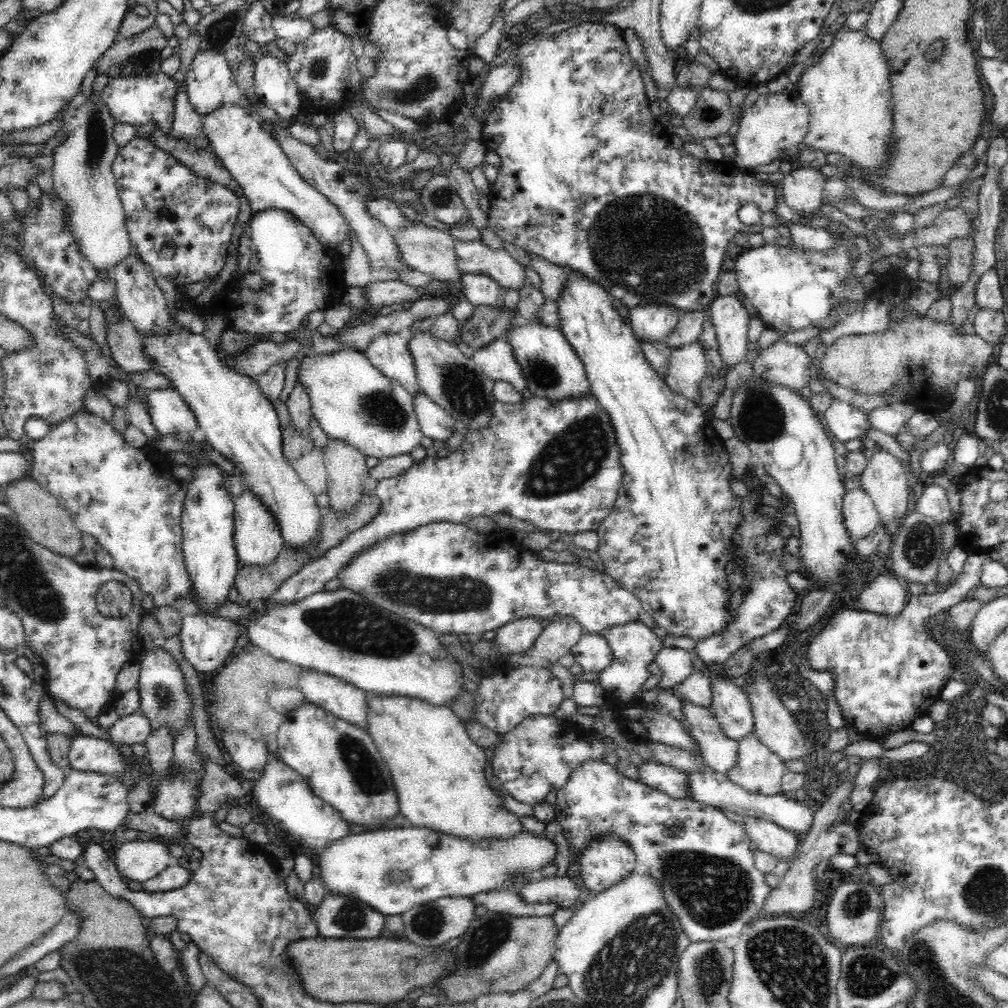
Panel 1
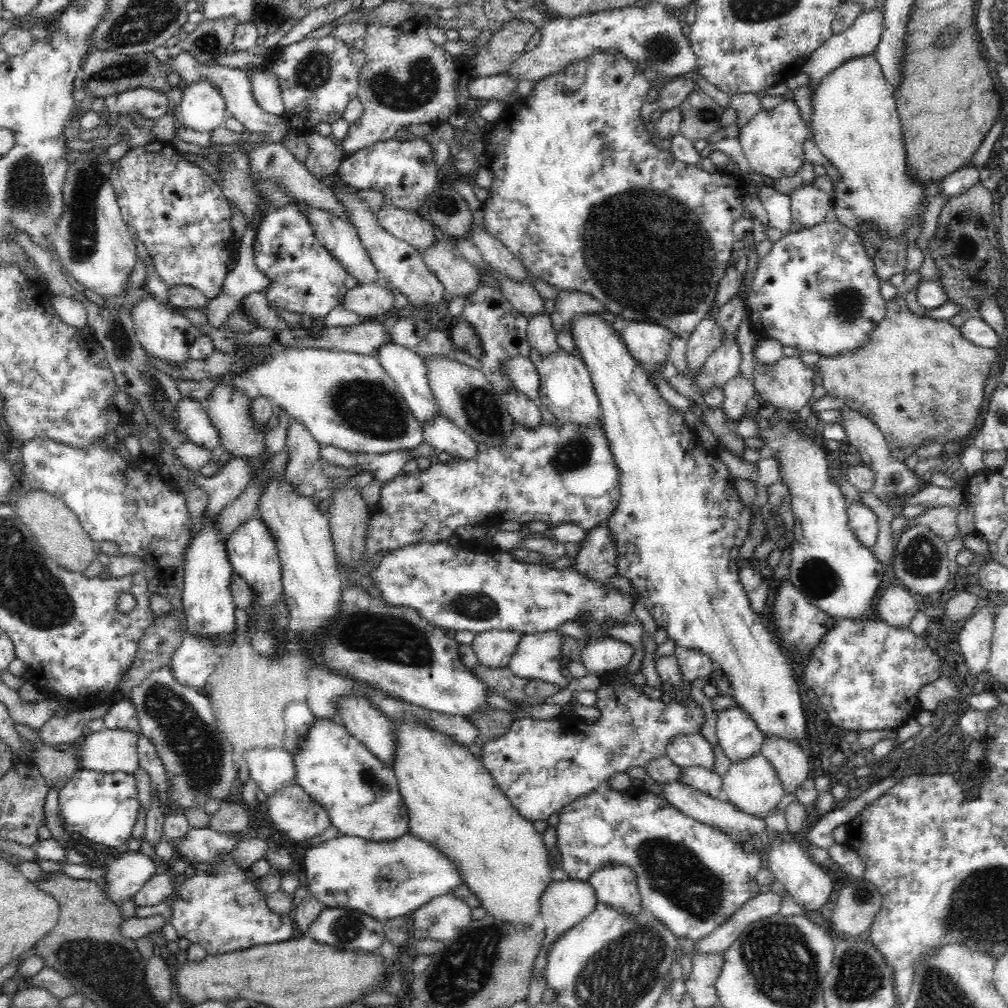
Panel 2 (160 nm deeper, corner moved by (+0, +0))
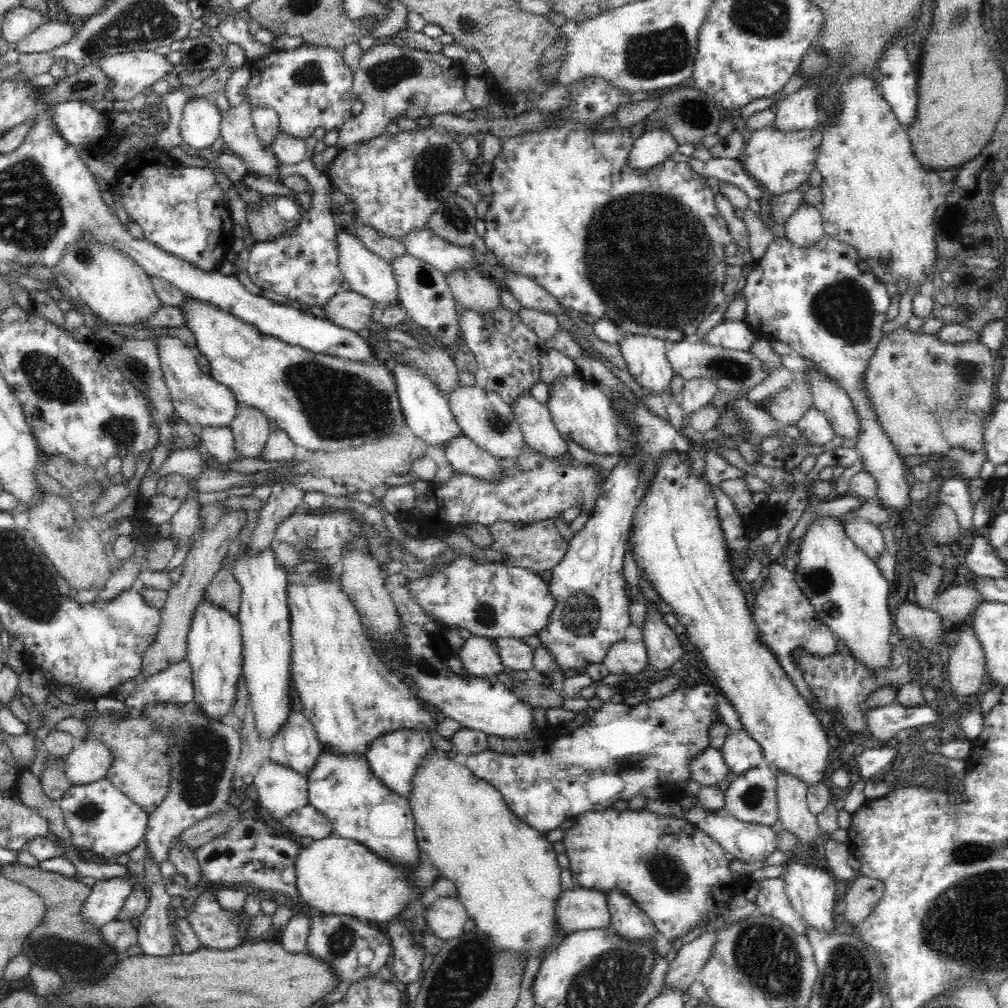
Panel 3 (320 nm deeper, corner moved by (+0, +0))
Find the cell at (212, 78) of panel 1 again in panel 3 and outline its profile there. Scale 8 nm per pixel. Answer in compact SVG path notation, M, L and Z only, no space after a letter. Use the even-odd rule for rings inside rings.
M211 98L187 101L179 122L181 140L196 151L210 149L220 135L220 111Z

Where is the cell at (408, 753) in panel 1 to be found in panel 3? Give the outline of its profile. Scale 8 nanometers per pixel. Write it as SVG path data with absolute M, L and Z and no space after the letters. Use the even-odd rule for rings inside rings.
M438 752L424 754L420 760L415 775L411 777L409 803L422 856L438 870L440 877L454 884L469 920L478 931L490 938L494 953L510 952L523 958L525 963L542 953L550 956L566 938L566 935L559 934L555 924L555 905L563 890L560 878L562 868L553 844L510 812L501 792L489 781L478 779L469 768L448 760Z

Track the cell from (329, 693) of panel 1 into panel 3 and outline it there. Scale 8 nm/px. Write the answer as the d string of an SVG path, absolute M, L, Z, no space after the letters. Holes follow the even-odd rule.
M395 729L394 732L385 733L375 738L367 747L365 752L366 762L370 765L374 776L382 781L390 791L408 799L411 797L411 777L415 775L415 769L424 754L430 752L432 742L424 731L415 729Z

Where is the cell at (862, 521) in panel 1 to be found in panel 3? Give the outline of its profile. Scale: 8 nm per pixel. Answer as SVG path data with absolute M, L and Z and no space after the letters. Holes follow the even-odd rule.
M847 517L846 535L874 562L885 553L884 537L877 525L870 524L864 517Z

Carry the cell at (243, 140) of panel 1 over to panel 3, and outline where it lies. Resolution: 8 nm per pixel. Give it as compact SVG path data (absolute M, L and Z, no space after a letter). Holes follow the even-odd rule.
M341 225L335 237L338 254L339 267L352 291L357 292L370 299L373 308L379 308L382 312L391 310L395 307L402 307L399 299L398 285L393 275L393 268L382 257L376 256L373 252L362 244L352 232L348 232Z

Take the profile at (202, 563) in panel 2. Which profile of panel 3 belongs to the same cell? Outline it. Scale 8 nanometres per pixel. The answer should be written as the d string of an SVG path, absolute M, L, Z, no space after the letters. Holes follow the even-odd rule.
M200 597L187 634L186 660L193 676L193 700L202 715L220 723L237 701L237 684L243 674L241 627L233 614L221 609L208 597Z

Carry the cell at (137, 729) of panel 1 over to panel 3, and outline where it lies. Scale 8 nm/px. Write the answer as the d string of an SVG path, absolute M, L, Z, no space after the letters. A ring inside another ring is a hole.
M81 740L61 762L70 786L87 785L104 779L113 764L113 753L102 741Z

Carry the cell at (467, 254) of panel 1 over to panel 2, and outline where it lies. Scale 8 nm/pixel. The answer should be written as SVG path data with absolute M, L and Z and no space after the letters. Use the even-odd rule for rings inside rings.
M493 271L493 274L500 281L501 293L506 302L510 302L516 312L526 318L535 317L545 313L545 302L539 292L528 281L516 283Z

